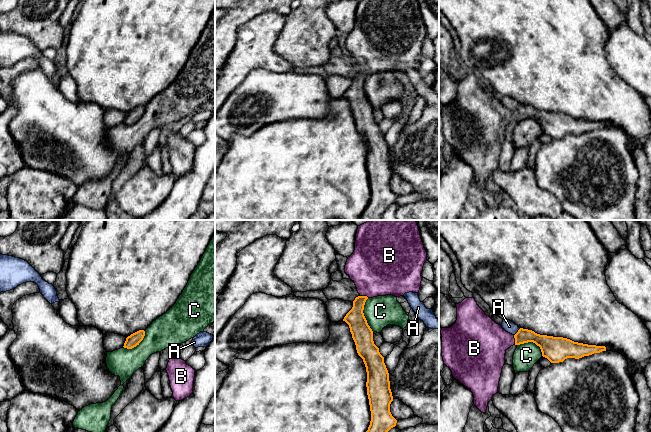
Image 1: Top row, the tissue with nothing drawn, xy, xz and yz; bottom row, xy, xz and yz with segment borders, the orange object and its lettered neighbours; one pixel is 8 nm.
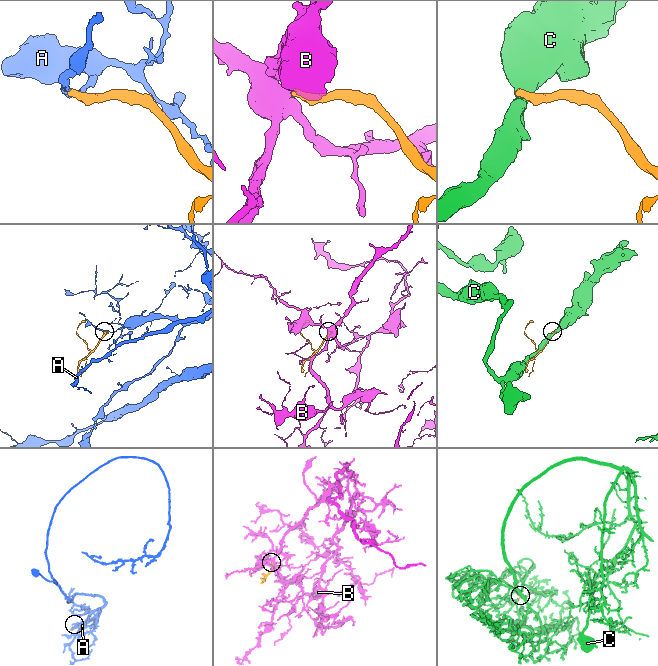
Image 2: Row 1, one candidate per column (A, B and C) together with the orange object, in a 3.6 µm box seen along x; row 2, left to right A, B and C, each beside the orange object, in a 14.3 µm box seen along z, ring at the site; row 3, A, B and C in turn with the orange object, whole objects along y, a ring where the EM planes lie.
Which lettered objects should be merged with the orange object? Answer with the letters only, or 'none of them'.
B

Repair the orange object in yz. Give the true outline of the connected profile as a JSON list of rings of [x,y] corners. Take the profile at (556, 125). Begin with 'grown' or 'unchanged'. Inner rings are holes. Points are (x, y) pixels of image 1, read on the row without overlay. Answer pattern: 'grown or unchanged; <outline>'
grown; [[[473,73],[465,74],[456,83],[456,99],[441,106],[442,133],[453,153],[471,166],[474,181],[482,189],[486,188],[488,178],[498,169],[505,129],[511,122],[533,118],[551,139],[606,127],[605,122],[540,111],[523,104],[512,111],[487,92]]]

